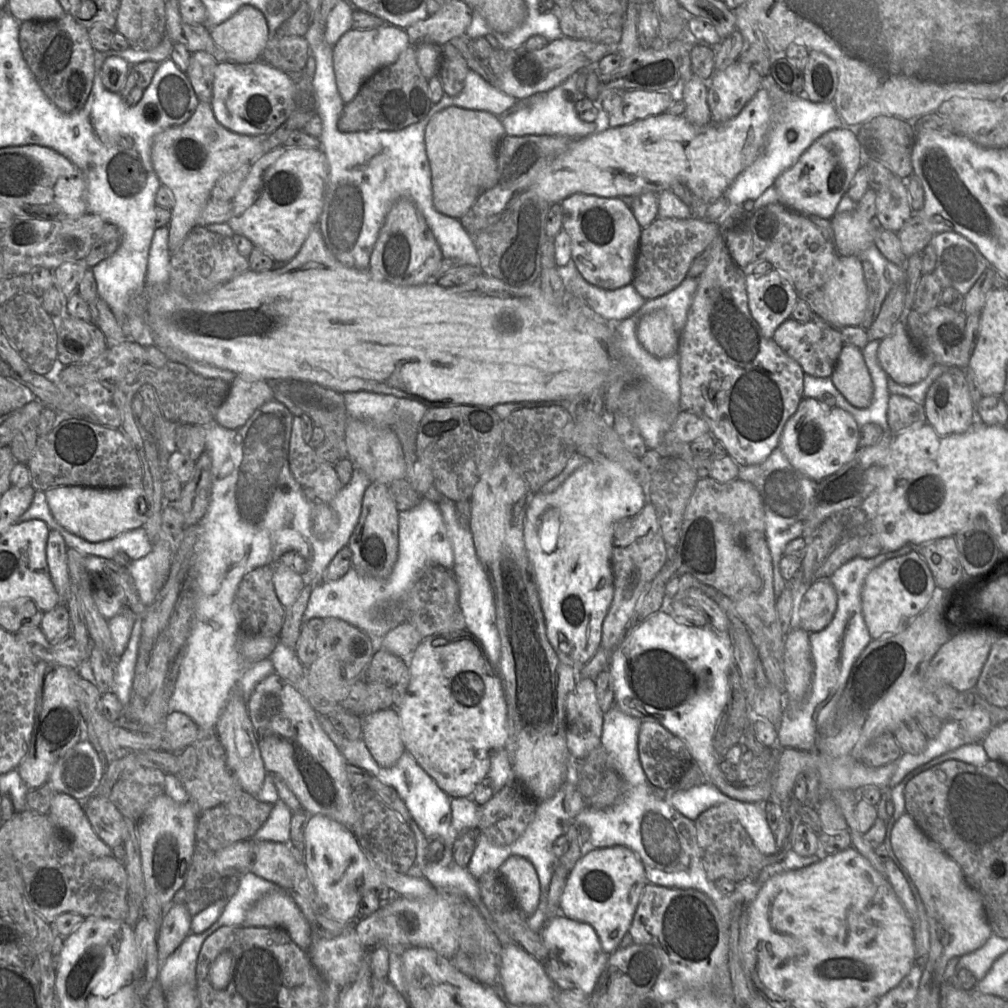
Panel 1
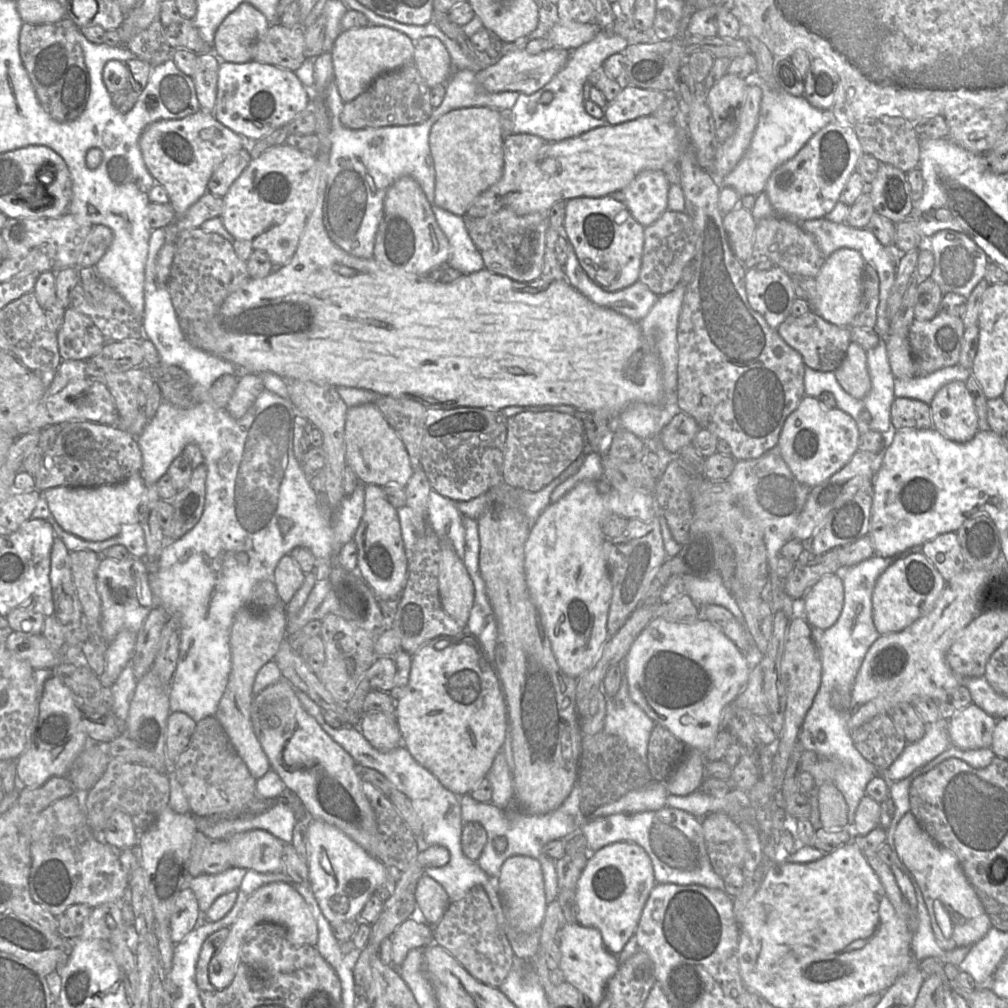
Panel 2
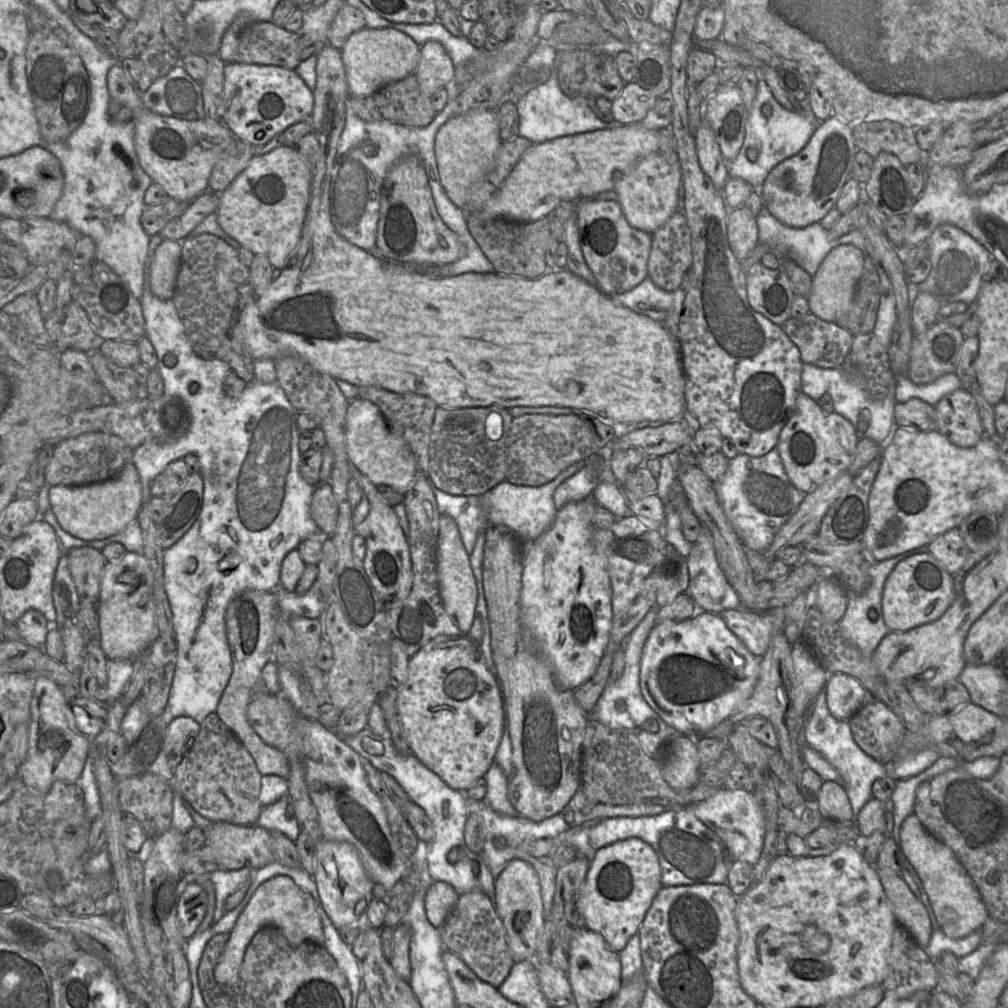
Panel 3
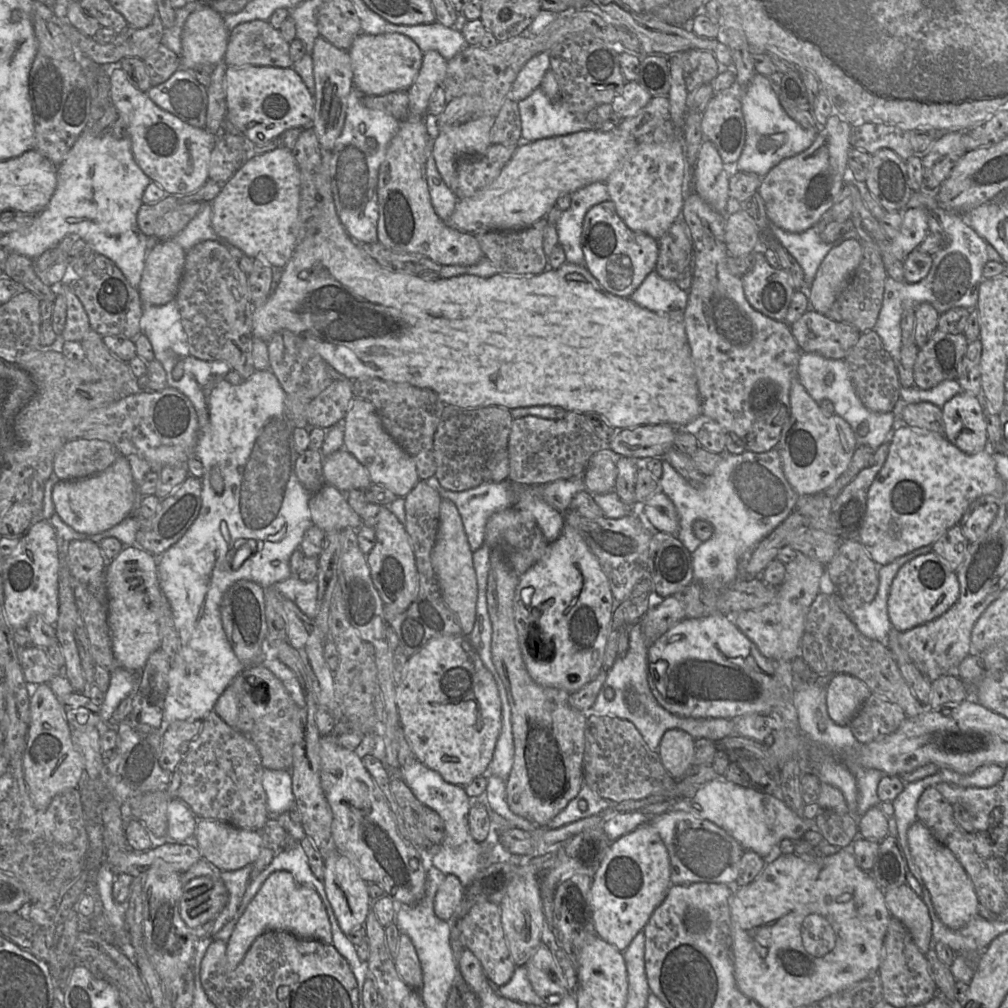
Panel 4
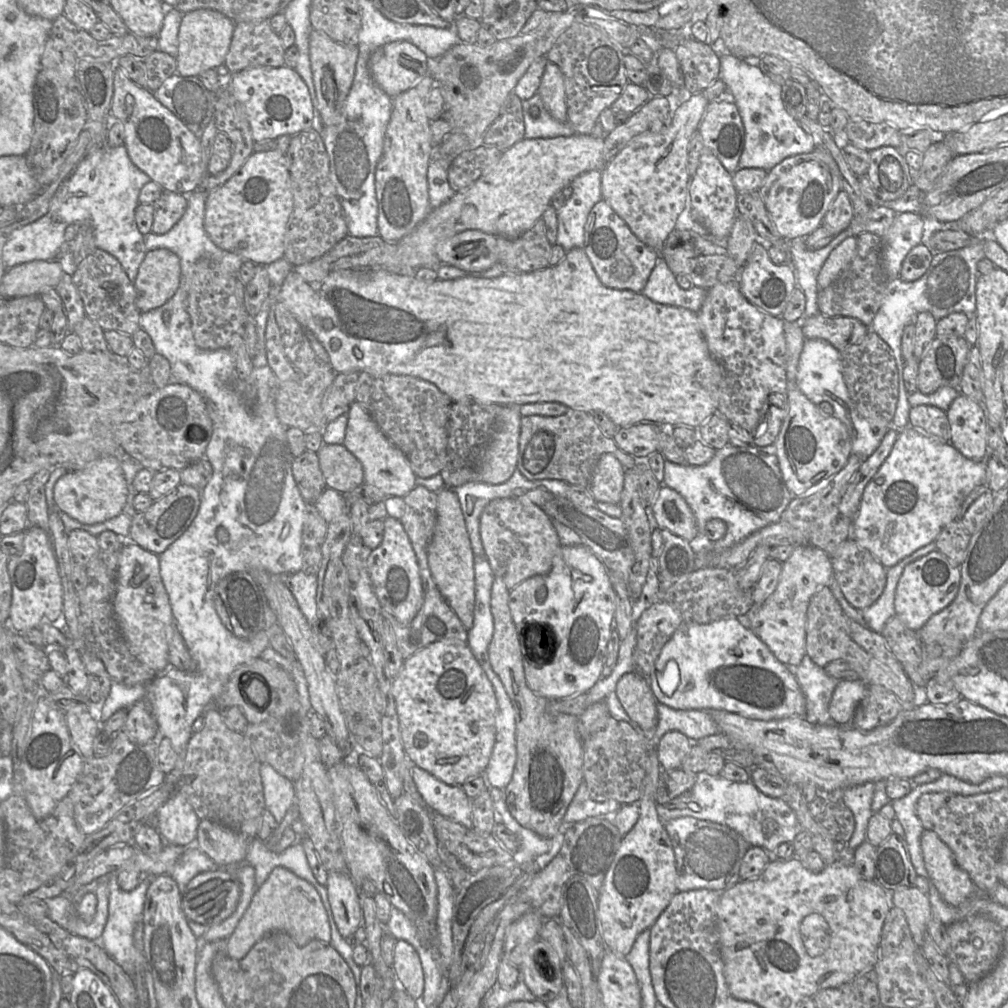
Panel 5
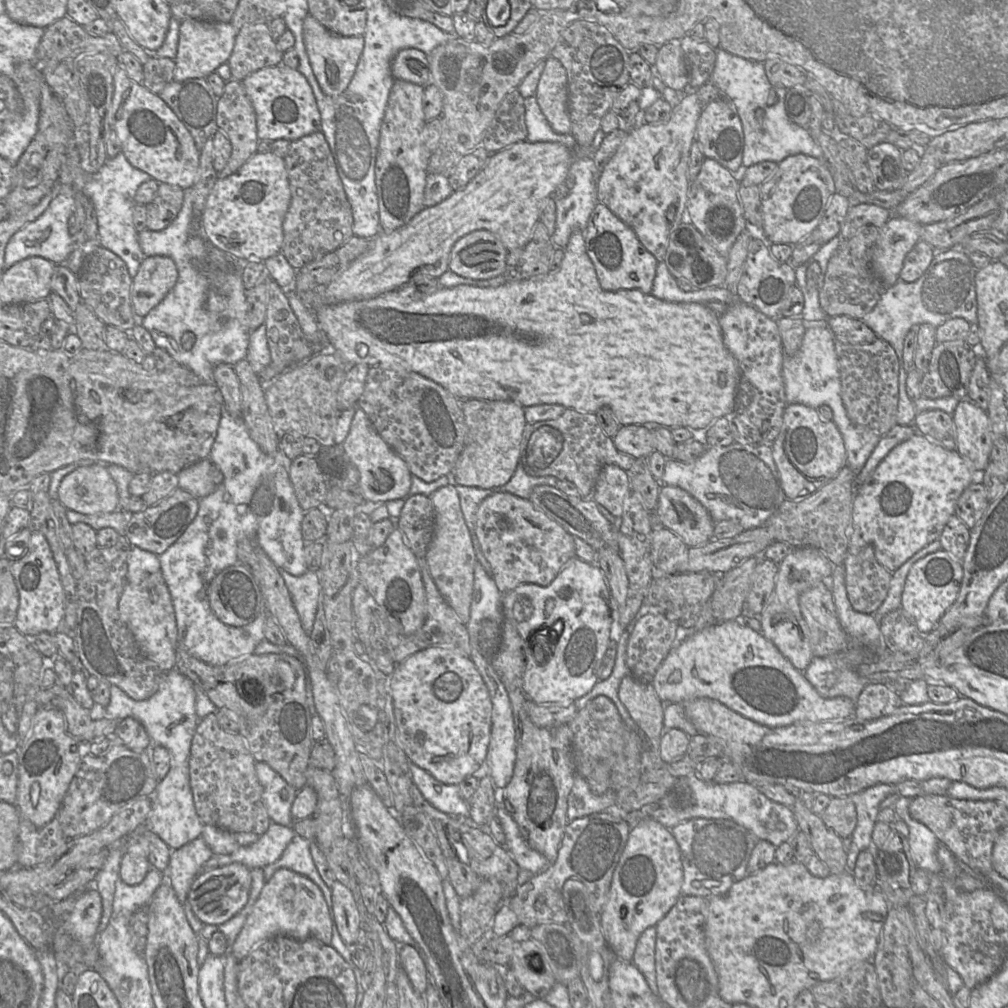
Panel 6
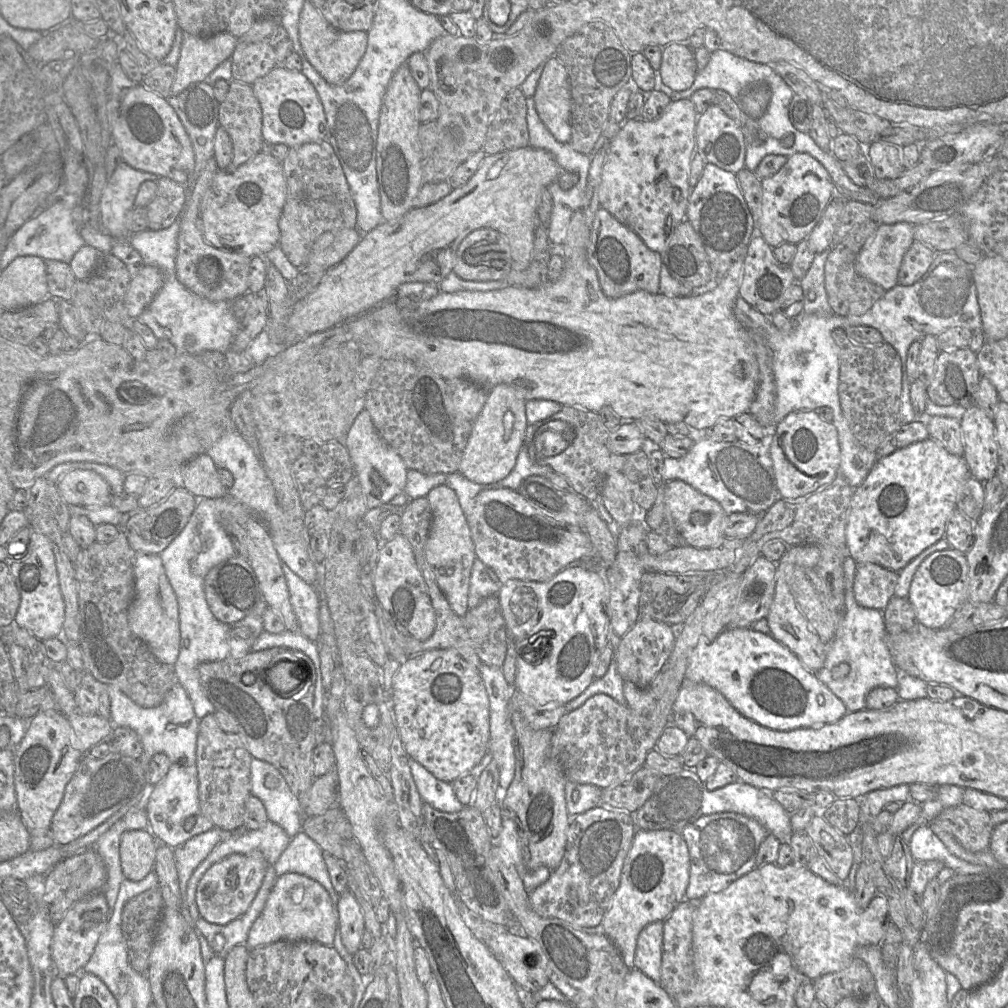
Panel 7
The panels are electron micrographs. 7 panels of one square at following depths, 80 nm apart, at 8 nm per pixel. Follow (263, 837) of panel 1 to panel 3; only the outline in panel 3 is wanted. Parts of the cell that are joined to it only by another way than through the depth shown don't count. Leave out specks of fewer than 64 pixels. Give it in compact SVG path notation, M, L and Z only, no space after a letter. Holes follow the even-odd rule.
M287 794L271 805L263 807L255 825L270 832L280 832L295 842L301 829L296 817L288 817L289 804L290 797Z

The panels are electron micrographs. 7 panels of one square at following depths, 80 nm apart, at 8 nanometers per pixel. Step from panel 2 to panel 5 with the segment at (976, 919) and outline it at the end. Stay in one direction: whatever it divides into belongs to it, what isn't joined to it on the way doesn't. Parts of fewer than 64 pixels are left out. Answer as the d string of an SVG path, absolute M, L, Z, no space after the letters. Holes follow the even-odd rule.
M924 829L921 849L928 878L946 903L959 905L975 893L968 873L957 864L951 849L933 831Z

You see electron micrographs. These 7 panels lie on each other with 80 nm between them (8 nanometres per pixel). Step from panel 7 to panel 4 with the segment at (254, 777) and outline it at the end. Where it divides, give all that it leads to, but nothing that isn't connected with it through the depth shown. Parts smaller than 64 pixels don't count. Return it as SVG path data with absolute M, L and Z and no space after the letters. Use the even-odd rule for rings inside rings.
M264 768L262 784L266 794L267 812L272 817L294 808L291 771Z

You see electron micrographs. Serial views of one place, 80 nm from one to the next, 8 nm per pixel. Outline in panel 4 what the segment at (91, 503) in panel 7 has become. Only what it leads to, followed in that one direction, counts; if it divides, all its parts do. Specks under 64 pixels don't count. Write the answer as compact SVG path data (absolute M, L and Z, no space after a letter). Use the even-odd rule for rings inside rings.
M119 456L104 471L83 479L59 481L53 487L56 513L77 532L98 534L109 530L130 516L135 501L135 484L128 459Z

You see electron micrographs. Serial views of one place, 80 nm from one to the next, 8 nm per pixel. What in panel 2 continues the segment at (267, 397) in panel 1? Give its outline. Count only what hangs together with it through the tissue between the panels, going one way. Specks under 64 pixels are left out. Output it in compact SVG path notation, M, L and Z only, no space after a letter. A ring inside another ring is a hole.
M242 372L237 376L236 389L225 407L234 419L243 417L265 389L261 374Z

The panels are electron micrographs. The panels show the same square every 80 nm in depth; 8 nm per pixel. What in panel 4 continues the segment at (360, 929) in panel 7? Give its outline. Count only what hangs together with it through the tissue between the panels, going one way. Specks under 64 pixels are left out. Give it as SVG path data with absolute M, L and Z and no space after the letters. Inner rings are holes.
M336 853L324 860L324 866L323 884L325 892L338 925L346 936L352 930L365 923L369 910L372 909L373 901L368 893L367 882L360 877L355 866L347 857Z

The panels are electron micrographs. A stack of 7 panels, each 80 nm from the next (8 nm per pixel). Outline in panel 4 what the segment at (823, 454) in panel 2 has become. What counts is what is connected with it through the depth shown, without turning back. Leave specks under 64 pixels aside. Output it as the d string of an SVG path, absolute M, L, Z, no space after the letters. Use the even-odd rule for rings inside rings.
M798 374L790 388L791 415L777 446L784 475L796 493L816 495L828 489L846 471L858 447L850 424L837 414L826 414L806 391Z

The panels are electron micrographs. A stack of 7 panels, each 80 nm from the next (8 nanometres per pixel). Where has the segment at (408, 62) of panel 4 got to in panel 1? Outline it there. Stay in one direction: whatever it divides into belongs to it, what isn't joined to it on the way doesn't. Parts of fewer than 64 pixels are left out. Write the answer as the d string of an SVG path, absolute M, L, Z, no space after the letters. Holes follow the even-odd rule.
M389 24L366 30L352 28L344 33L333 47L335 80L343 102L346 104L352 101L370 76L380 68L394 63L410 45L406 31Z

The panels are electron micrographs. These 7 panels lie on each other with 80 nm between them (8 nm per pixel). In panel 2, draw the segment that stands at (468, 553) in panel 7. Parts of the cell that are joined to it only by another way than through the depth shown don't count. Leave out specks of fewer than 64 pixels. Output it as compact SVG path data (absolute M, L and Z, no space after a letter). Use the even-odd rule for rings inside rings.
M441 541L438 583L444 611L466 628L474 602L474 585L463 560L447 541Z

